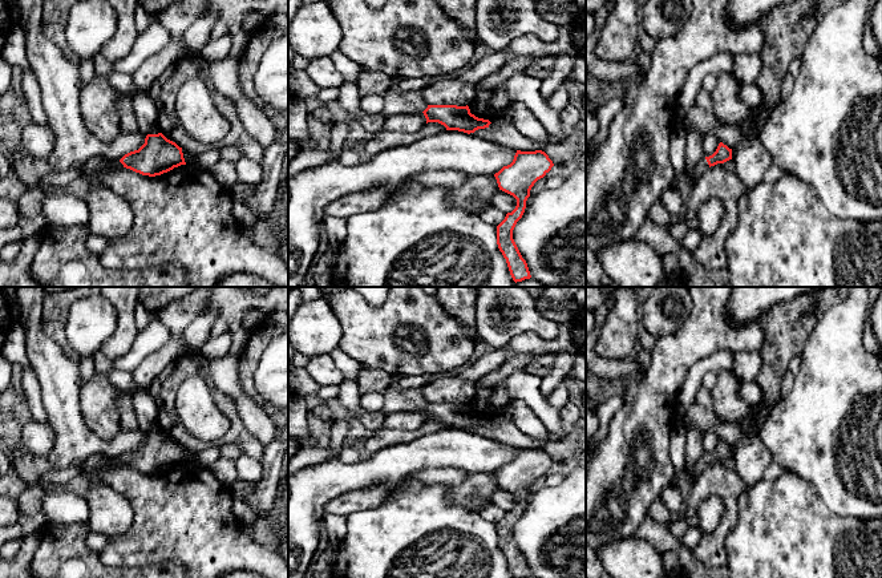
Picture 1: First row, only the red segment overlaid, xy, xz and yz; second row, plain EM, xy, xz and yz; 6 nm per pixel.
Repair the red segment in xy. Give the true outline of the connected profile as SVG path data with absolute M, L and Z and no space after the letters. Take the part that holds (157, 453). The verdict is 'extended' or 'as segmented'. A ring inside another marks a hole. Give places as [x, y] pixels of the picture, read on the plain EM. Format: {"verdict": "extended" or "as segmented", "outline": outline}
{"verdict": "extended", "outline": "M162 431L147 432L145 441L121 457L109 457L105 453L90 456L82 469L82 476L90 485L100 482L101 469L106 464L126 465L142 473L155 474L186 462L182 445L167 437Z"}

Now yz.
{"verdict": "extended", "outline": "M723 440L719 441L716 449L709 453L700 457L697 464L692 468L692 474L696 477L700 474L708 465L715 464L717 461L724 461L727 458L732 457L732 446L729 446Z"}

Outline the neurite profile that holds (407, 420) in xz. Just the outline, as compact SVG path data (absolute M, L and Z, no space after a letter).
M402 411L385 416L381 428L373 431L379 433L384 429L398 429L398 431L418 431L426 421L424 411Z

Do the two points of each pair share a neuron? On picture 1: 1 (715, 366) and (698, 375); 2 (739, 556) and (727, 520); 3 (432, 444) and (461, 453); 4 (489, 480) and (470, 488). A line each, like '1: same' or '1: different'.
1: same
2: different
3: same
4: same

